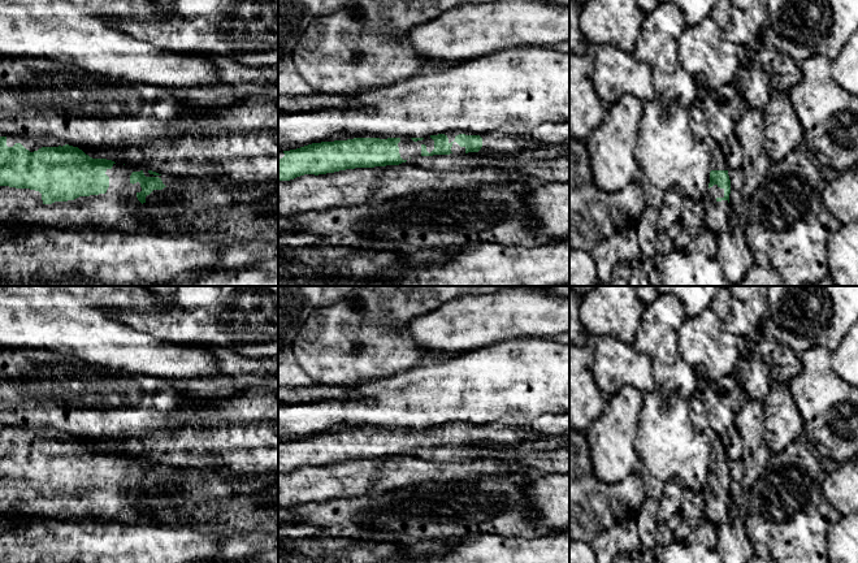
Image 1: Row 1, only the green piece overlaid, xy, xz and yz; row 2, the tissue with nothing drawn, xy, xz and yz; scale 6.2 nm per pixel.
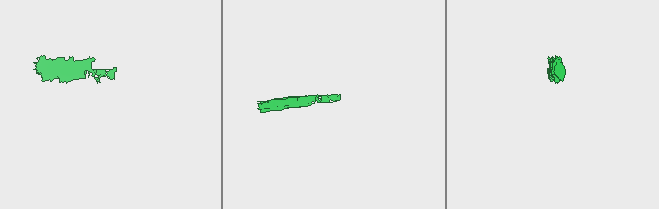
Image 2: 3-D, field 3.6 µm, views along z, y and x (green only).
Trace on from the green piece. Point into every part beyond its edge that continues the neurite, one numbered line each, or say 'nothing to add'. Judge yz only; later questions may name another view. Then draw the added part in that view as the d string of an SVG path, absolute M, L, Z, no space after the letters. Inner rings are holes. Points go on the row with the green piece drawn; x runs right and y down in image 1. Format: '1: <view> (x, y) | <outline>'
1: yz (716, 213) | M714 185L707 190L703 225L720 234L729 229L729 203L724 200L724 189Z

